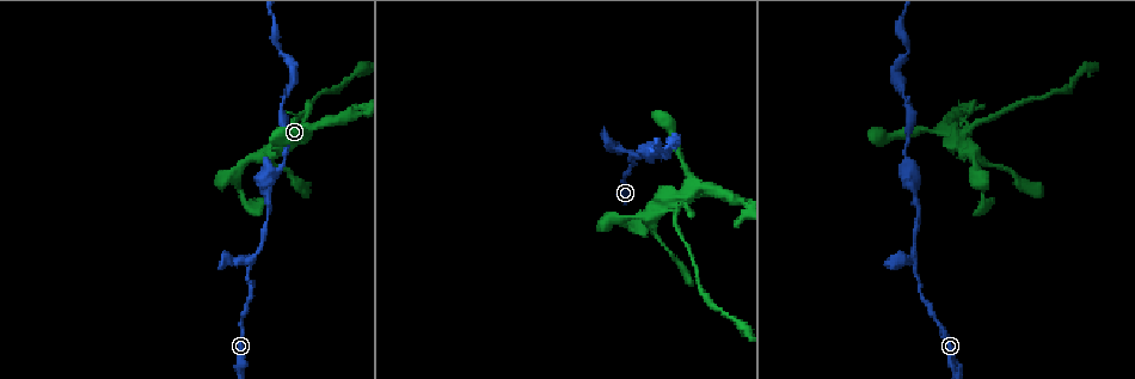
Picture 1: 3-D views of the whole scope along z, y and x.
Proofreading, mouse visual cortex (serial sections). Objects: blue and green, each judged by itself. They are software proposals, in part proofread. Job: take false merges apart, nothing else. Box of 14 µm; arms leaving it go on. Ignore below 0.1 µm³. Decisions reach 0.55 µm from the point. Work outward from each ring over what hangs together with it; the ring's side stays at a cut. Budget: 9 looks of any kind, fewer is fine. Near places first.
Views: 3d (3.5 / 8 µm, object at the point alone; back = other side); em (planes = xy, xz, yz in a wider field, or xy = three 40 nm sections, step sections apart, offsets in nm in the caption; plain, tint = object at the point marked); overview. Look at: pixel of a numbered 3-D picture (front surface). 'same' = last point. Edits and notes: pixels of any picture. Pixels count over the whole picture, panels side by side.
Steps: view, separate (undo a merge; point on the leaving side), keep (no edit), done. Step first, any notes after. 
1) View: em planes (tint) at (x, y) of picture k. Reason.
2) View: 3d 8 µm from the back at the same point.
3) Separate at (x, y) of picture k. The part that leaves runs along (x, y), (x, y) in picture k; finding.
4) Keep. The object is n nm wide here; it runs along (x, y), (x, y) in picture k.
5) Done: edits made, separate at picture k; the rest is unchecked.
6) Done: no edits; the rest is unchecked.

View: 3d 3.5 µm at (253, 261) of picture 1.

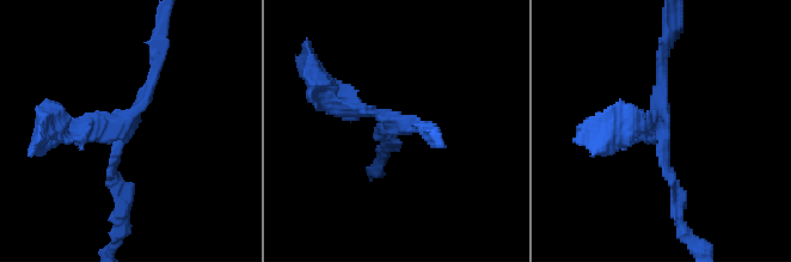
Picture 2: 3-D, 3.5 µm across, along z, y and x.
View: em planes (tint) at (121, 132) of picture 2. 3 arms meet here; the arms are 150, 150, 200 nm wide; now the EM.

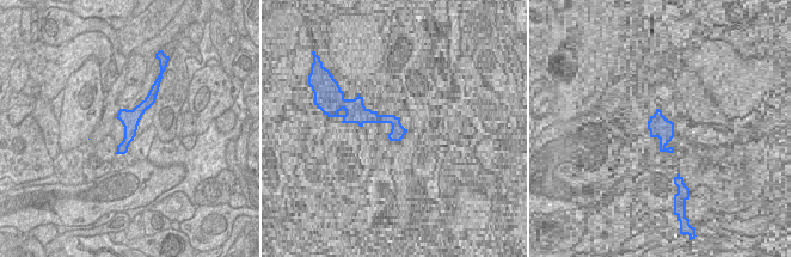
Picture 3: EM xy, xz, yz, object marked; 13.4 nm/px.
Keep. It runs along (122, 200), (115, 148), (159, 64) in picture 2; one cell here.

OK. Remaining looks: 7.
View: 3d 3.5 µm at (290, 66) of picture 1. Abrupt turn.

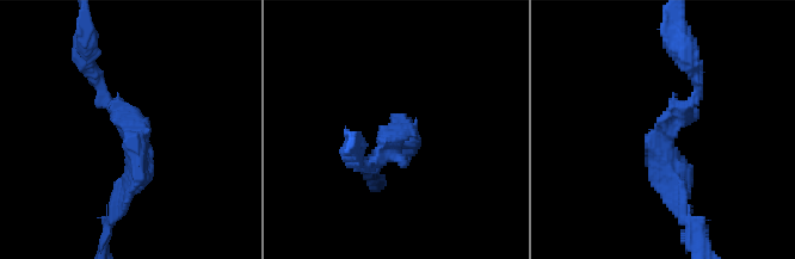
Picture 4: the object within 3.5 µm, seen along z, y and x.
View: em xy step 1 (tint) at (391, 130) of picture 4.

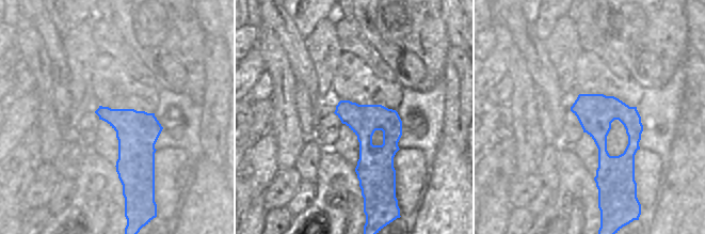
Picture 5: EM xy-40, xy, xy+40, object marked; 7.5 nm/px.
View: em xy step 3 (tint) at the same point. Cut it another way.

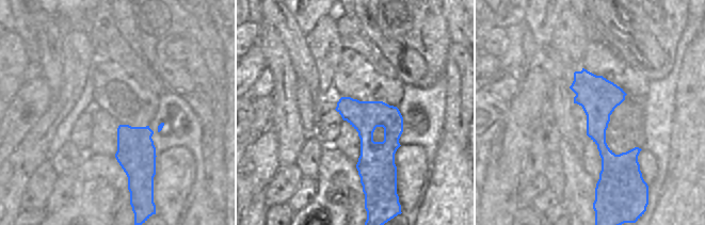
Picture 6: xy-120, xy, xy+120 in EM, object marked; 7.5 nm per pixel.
Keep. It runs along (125, 190), (136, 150), (92, 69) in picture 4; one cell here.

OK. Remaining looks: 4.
View: 3d 3.5 µm at (682, 203) of picture 1. Arms part here.

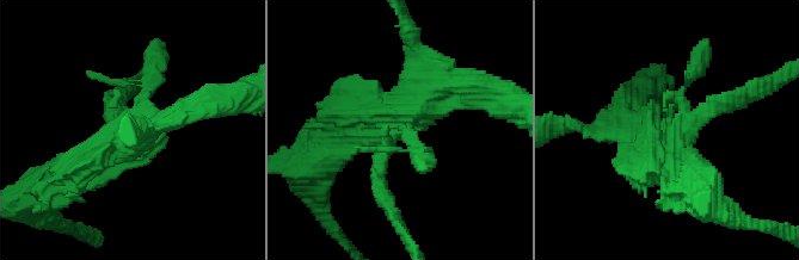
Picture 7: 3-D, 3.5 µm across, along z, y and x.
View: em planes (tint) at (391, 130) of picture 7. Shape alone is not enough.

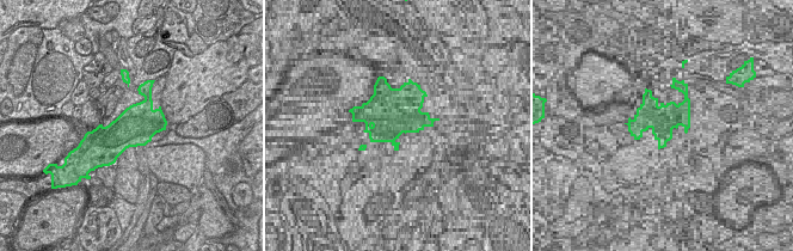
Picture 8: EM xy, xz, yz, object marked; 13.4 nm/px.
Separate at (736, 103) of picture 7. The object is 500 nm wide here; the part that leaves runs along (695, 119), (710, 104), (784, 79) in picture 7; two cells meet here.

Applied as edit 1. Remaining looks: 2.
View: 3d 8 µm at (631, 226) of picture 1. Abrupt turn.

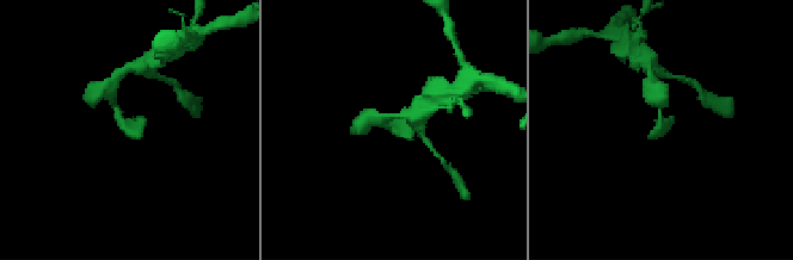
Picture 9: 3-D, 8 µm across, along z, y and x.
View: em xy step 1 (tint) at (659, 125) of picture 9. Need the tissue.

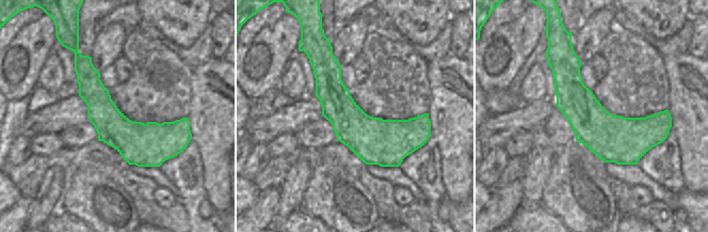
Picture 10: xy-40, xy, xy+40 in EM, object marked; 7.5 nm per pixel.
Keep. It runs along (114, 94), (128, 130), (142, 116) in picture 9; continuous, no second cell.

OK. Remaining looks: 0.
Done: edits made, separate at picture 7; the rest is unchecked.

